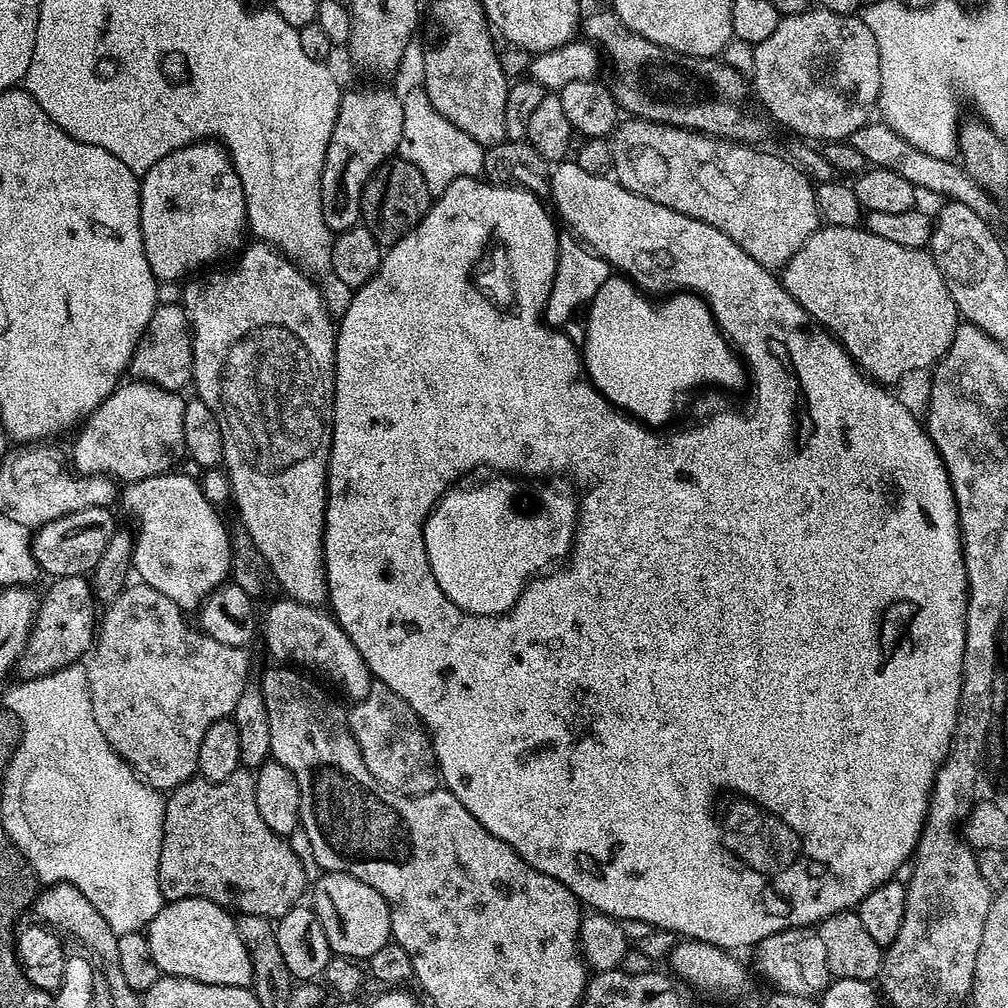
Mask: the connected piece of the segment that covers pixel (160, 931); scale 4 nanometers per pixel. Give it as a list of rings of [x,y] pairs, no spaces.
[[[202,898],[165,903],[146,926],[153,962],[166,976],[181,976],[207,984],[246,988],[252,982],[250,954],[238,938],[233,913]]]

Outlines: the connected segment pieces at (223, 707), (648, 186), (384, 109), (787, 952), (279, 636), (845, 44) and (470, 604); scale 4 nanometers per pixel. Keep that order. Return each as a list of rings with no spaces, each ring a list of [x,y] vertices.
[[[139,582],[129,583],[124,591],[120,593],[120,597],[113,600],[103,611],[102,619],[98,624],[98,635],[94,640],[94,651],[91,653],[90,659],[86,664],[90,702],[94,710],[94,722],[98,722],[98,730],[102,730],[102,734],[106,738],[108,745],[130,765],[133,772],[145,784],[157,790],[177,788],[184,781],[193,779],[197,775],[198,758],[200,757],[200,747],[202,746],[205,730],[214,722],[223,720],[232,713],[234,706],[238,702],[238,698],[250,684],[250,680],[248,680],[247,656],[249,653],[245,649],[226,646],[214,638],[210,638],[199,627],[193,626],[191,628],[184,620],[187,620],[185,613],[180,611],[180,607],[177,604],[170,602],[170,598],[166,598],[166,594],[158,594],[158,590],[154,590],[150,586]]]
[[[635,118],[625,119],[611,141],[614,176],[623,188],[722,230],[726,238],[746,250],[754,262],[766,269],[783,269],[788,259],[821,227],[813,181],[791,159],[783,160],[772,152],[759,152],[759,147],[705,136],[690,128],[675,128]]]
[[[386,88],[345,91],[331,132],[320,175],[323,218],[335,233],[355,227],[360,220],[361,194],[378,165],[395,155],[404,124],[401,97]]]
[[[810,926],[787,928],[778,934],[770,934],[753,947],[754,966],[758,973],[775,991],[798,994],[799,996],[819,995],[830,982],[826,966],[826,950],[816,929]]]
[[[291,598],[279,599],[262,612],[262,640],[264,636],[269,654],[276,659],[273,661],[301,664],[296,665],[301,669],[313,668],[330,683],[337,684],[349,696],[349,701],[366,699],[374,688],[373,674],[362,654],[358,654],[358,646],[350,642],[335,619],[323,607],[315,604],[303,604]]]
[[[816,6],[793,16],[781,16],[778,30],[774,30],[766,42],[755,45],[755,50],[755,99],[757,96],[772,112],[788,112],[788,124],[792,128],[803,122],[804,116],[800,113],[803,108],[808,112],[815,110],[820,100],[819,84],[827,80],[834,91],[848,92],[848,100],[840,104],[844,112],[834,113],[828,124],[829,137],[851,137],[853,130],[858,127],[858,121],[867,121],[868,111],[871,108],[873,111],[879,101],[878,42],[859,15],[829,12],[826,8]]]
[[[508,474],[493,477],[465,488],[449,488],[424,523],[426,558],[442,594],[446,594],[454,606],[475,616],[502,616],[509,612],[524,593],[528,581],[551,569],[555,560],[563,561],[571,553],[576,539],[578,504],[575,499],[572,501],[566,493],[552,488],[527,488],[524,485],[527,483]]]

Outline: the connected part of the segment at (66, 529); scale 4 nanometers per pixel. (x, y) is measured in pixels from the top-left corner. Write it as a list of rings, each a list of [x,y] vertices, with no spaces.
[[[112,508],[78,510],[74,514],[66,514],[35,529],[32,536],[32,553],[36,559],[37,569],[43,575],[45,572],[48,578],[87,577],[92,568],[98,566],[98,558],[106,554],[110,538],[118,531],[118,524],[112,514],[114,514]]]

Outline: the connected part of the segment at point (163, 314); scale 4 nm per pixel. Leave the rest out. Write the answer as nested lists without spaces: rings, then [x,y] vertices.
[[[161,303],[154,310],[150,322],[144,328],[142,338],[132,355],[130,372],[137,381],[157,384],[168,392],[180,392],[193,383],[192,375],[192,329],[188,313],[179,303]]]

